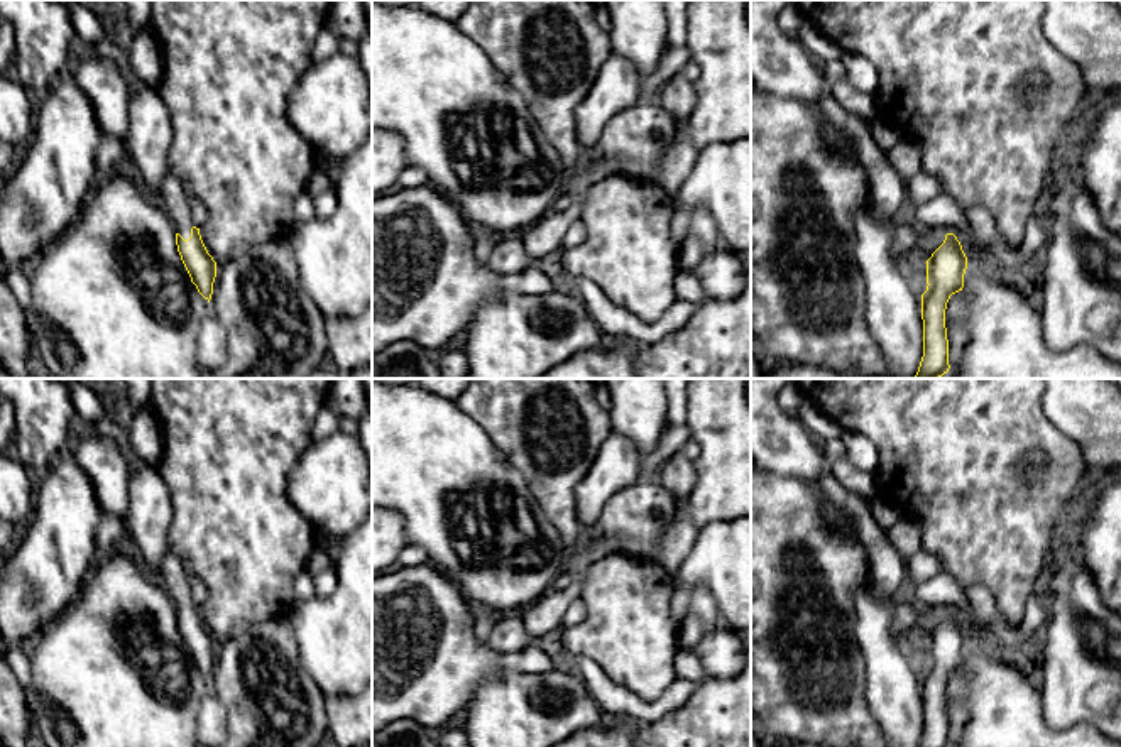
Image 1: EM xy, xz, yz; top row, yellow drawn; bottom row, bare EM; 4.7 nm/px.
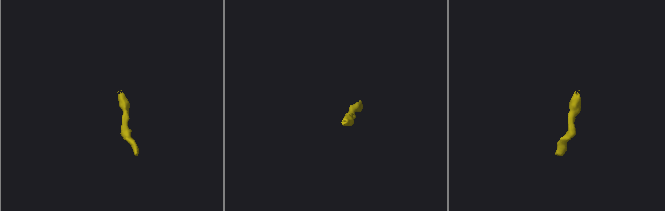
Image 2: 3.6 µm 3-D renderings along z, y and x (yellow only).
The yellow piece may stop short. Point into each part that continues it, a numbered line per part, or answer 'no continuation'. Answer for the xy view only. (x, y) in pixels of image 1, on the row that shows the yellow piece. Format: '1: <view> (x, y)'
1: xy (173, 198)

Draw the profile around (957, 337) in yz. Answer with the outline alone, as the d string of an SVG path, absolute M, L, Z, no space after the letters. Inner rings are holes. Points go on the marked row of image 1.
M947 326L947 340L949 340L949 365L952 368L960 358L962 348L969 341L969 331L957 326Z

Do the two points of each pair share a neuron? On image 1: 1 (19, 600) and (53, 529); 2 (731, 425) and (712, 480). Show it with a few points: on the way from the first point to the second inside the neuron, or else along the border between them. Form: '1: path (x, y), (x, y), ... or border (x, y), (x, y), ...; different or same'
1: path (36, 583), (51, 563), (51, 546); same
2: path (731, 438), (731, 462), (726, 467); same

